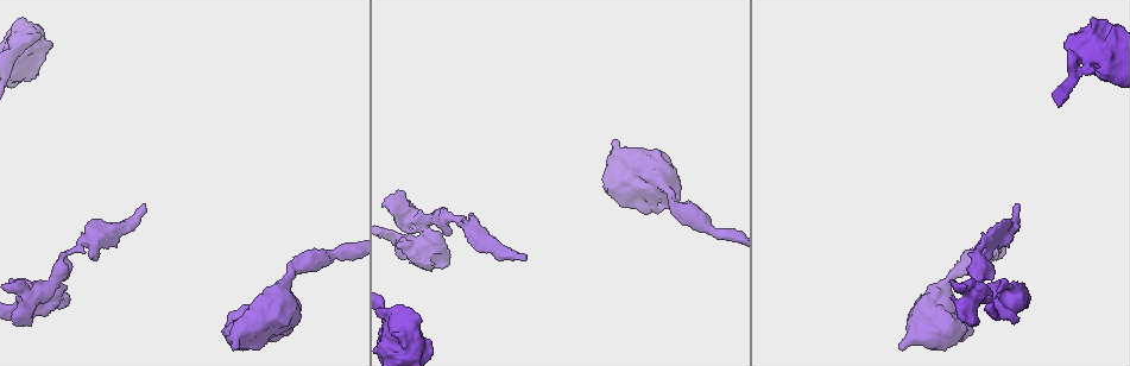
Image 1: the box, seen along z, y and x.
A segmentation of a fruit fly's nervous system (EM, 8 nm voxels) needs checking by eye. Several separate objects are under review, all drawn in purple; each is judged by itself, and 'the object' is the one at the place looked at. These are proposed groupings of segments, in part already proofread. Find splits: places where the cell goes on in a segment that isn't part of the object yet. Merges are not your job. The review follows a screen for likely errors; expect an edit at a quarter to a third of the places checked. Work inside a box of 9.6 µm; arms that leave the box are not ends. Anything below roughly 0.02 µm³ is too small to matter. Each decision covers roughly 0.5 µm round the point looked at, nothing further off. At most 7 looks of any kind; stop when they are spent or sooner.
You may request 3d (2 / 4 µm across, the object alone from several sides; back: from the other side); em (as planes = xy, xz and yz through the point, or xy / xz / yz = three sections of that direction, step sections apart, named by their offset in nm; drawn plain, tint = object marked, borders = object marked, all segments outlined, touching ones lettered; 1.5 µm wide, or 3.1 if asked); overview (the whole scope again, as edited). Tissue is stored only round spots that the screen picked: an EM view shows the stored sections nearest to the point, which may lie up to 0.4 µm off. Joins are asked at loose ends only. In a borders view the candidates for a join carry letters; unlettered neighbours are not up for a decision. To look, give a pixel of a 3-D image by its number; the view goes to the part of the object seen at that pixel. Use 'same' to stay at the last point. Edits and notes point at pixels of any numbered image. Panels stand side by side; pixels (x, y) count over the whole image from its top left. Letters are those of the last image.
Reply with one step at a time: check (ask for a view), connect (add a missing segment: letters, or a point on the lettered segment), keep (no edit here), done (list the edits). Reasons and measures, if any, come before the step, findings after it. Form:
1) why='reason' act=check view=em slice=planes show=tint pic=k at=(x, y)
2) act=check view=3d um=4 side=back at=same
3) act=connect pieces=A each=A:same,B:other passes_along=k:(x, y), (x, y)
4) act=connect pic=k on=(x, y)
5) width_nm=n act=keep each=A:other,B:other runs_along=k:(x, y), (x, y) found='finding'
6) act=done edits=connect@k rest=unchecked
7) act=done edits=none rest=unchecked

why='an open end' act=check view=3d um=2 pic=1 at=(526, 255)

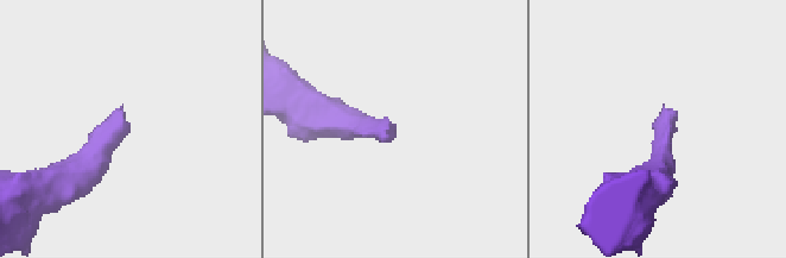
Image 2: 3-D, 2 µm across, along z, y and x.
why='shape alone is not enough' act=check view=em slice=planes show=plain pic=2 at=(391, 129)

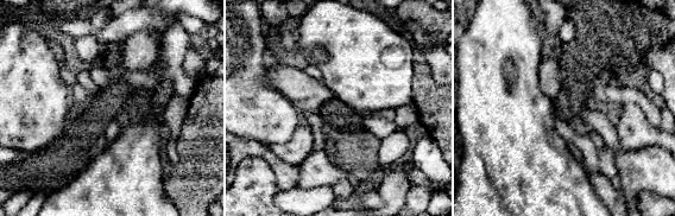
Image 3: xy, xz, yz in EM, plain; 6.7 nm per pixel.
why='see the neighbours' act=check view=em slice=planes show=borders at=same

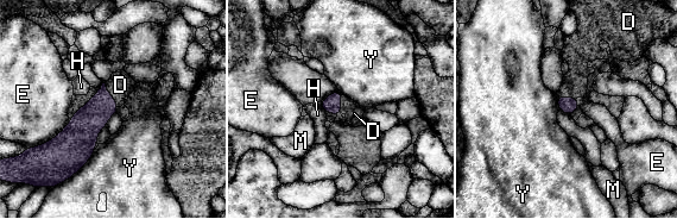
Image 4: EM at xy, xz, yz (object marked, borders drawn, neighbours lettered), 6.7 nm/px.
longest_contact=E:260nm act=connect pieces=D each=D:same,E:other,H:other,M:other,Y:other passes_along=4:(88, 120), (109, 94), (120, 85) found='the cell continues'

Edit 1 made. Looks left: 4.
why='stops while still wide' act=check view=3d um=2 pic=1 at=(411, 310)

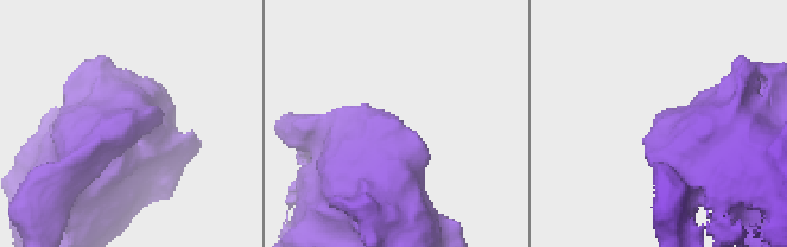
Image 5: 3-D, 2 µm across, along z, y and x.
why='now the EM' act=check view=em slice=xy step=8 show=borders pic=5 at=(126, 127)

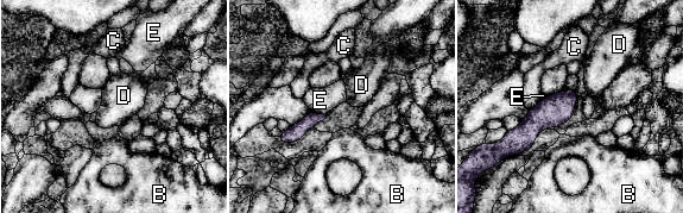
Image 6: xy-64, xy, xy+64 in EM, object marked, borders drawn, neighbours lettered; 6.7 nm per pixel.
act=check view=em slice=planes show=borders at=same

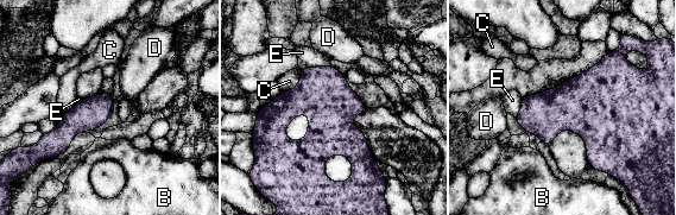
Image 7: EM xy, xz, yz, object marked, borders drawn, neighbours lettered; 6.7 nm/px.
act=keep each=B:other,C:other,D:other,E:other border=7:(299, 69), (299, 82), (282, 92) found='no lettered segment goes on from it'

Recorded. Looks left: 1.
act=done edits=connect@4 rest=unchecked

